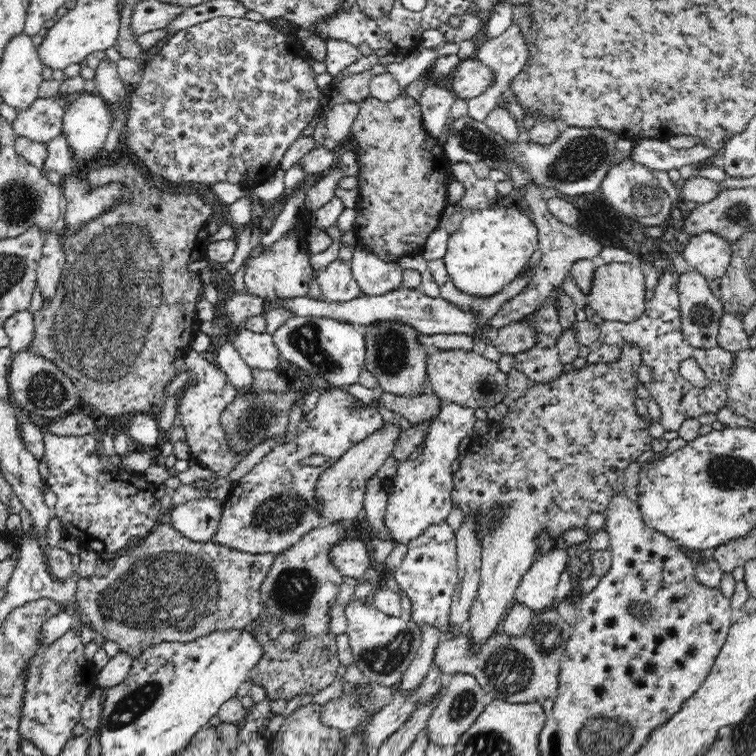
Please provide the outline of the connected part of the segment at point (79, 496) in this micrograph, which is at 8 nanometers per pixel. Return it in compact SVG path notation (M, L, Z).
M45 432L44 461L50 470L50 476L45 484L57 496L57 503L52 514L60 519L63 534L74 538L81 549L94 550L98 554L101 552L112 554L124 548L127 540L132 540L136 536L147 536L160 519L160 502L154 503L155 484L148 482L144 474L126 471L122 467L122 460L128 456L127 454L120 457L115 453L112 458L108 459L104 454L96 455L95 448L96 439L92 433L56 436Z

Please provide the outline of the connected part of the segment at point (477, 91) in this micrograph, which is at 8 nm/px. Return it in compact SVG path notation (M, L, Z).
M472 57L464 59L454 70L451 79L452 90L459 98L476 98L484 94L494 80L494 71L482 61Z

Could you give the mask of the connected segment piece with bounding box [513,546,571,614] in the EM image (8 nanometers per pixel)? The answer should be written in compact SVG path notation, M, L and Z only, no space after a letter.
M555 546L550 552L540 555L522 576L513 602L528 606L534 614L554 608L556 586L564 571L571 571L568 553Z

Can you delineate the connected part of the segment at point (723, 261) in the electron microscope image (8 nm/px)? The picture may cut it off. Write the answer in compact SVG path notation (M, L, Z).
M702 233L686 244L682 256L694 271L703 274L707 279L724 276L726 268L733 260L730 242L714 233Z

